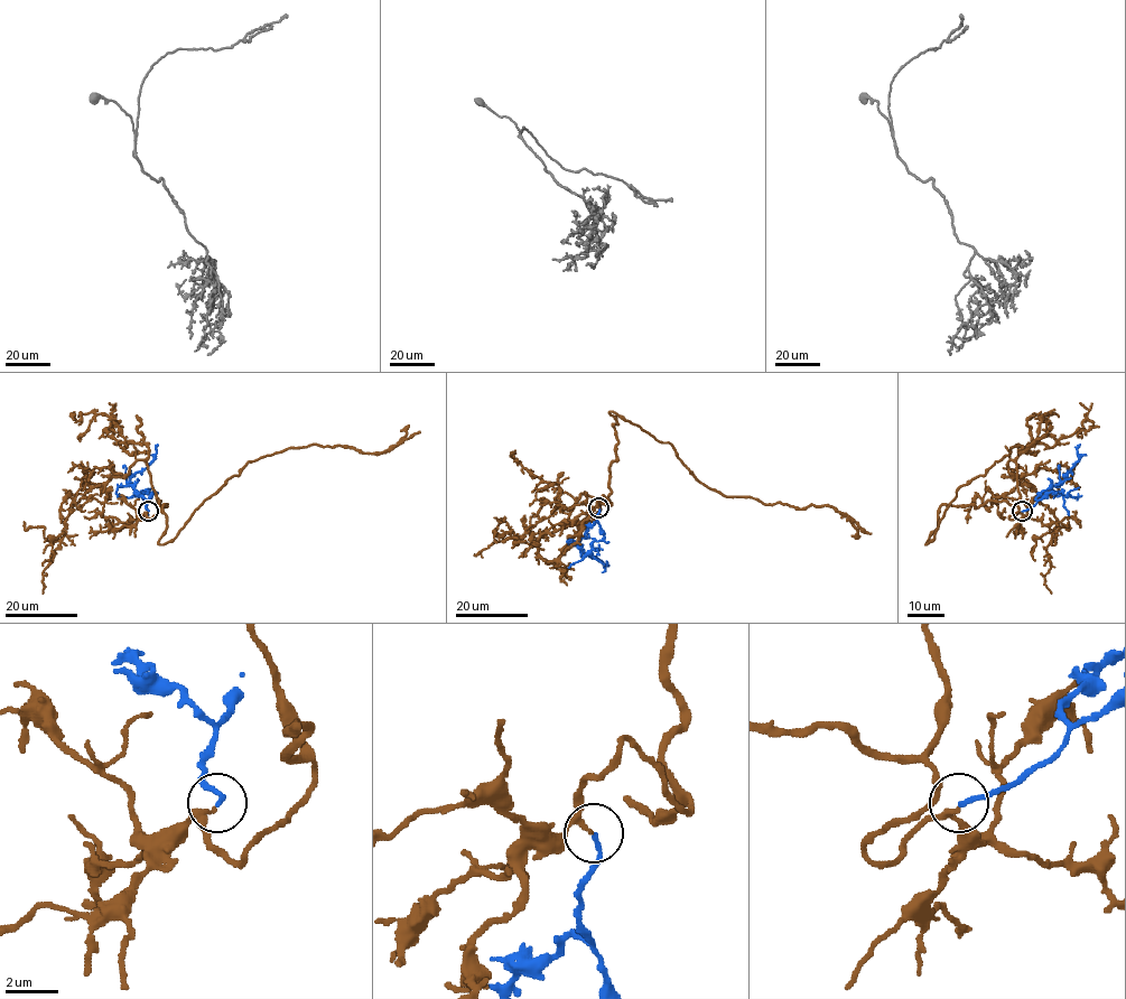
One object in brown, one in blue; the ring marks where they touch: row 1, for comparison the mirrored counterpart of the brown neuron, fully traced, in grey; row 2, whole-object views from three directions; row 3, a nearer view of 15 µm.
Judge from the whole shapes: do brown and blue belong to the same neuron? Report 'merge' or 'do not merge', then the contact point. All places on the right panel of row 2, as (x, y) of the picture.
merge | (1022, 511)

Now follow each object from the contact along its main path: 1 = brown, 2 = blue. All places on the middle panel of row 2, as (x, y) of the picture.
1: (598, 507), (603, 495), (612, 505), (613, 411), (669, 442), (700, 482), (725, 495), (831, 505), (871, 534)
2: (598, 507), (598, 523), (587, 529), (579, 542), (579, 551), (607, 566)

